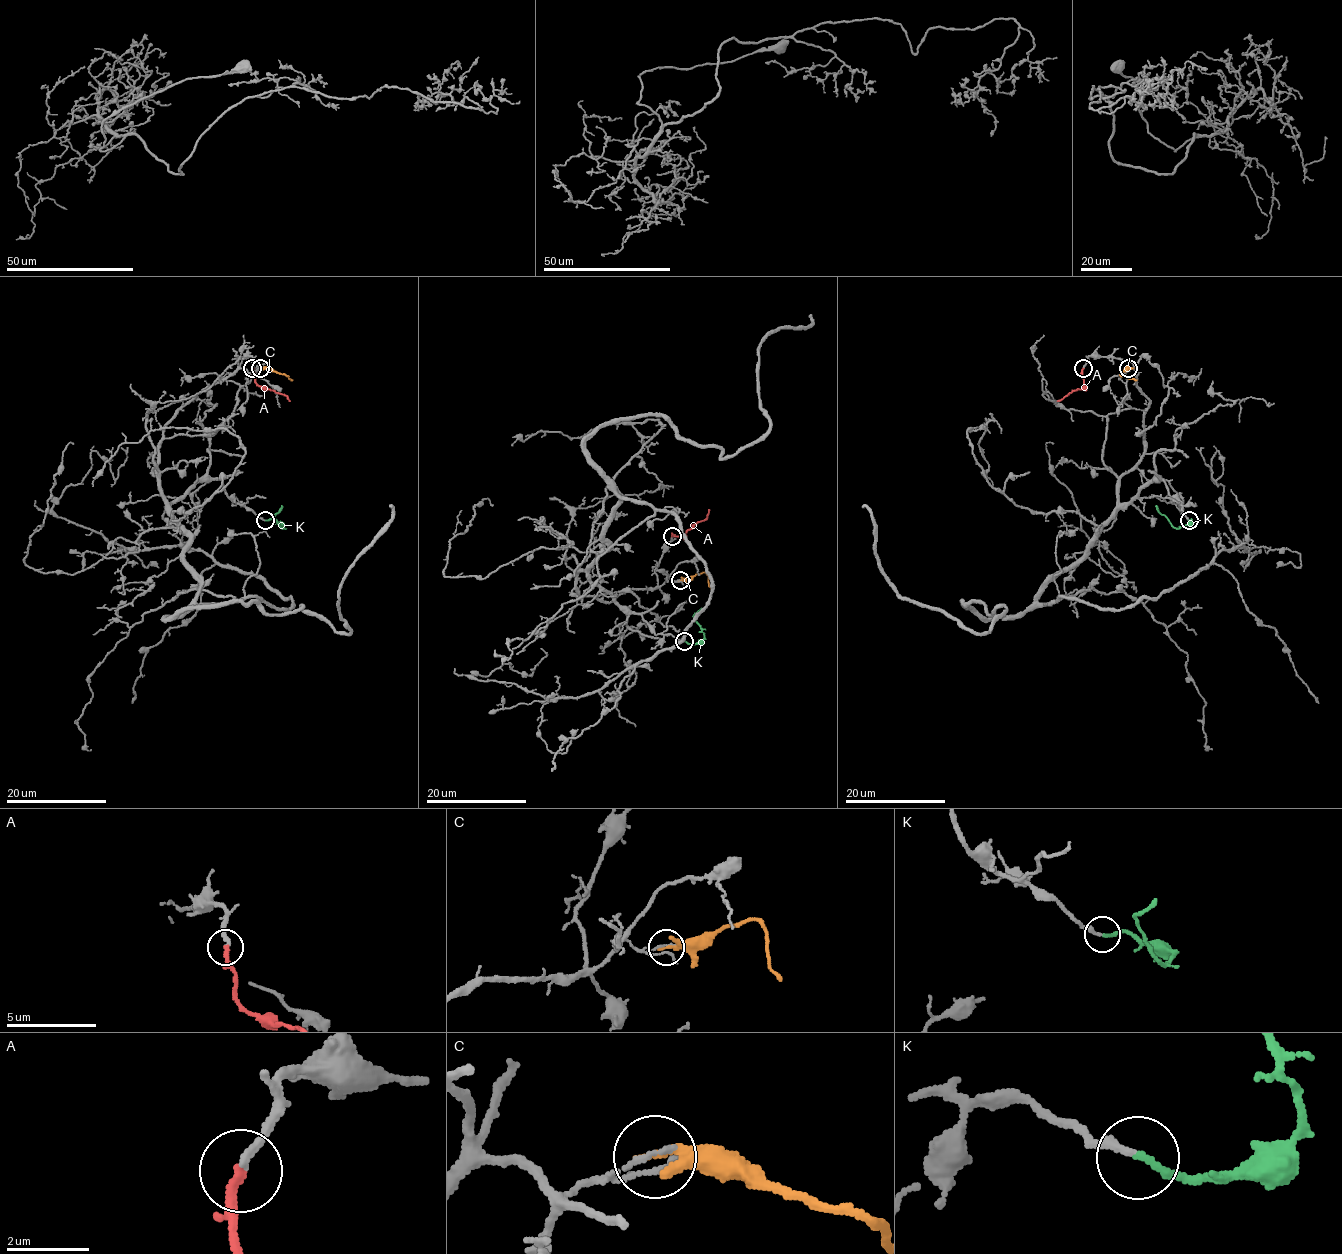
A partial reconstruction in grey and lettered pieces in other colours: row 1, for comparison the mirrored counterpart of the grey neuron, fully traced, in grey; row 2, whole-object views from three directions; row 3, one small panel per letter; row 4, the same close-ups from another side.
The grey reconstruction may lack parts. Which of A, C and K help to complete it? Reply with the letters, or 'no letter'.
A, K

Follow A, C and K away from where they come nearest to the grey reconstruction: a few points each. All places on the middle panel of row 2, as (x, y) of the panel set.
A: (671, 536), (679, 536), (704, 520), (709, 510)
C: (680, 580), (690, 580), (704, 572), (712, 590)
K: (684, 641), (694, 644), (704, 637), (702, 627), (694, 619), (702, 607)

